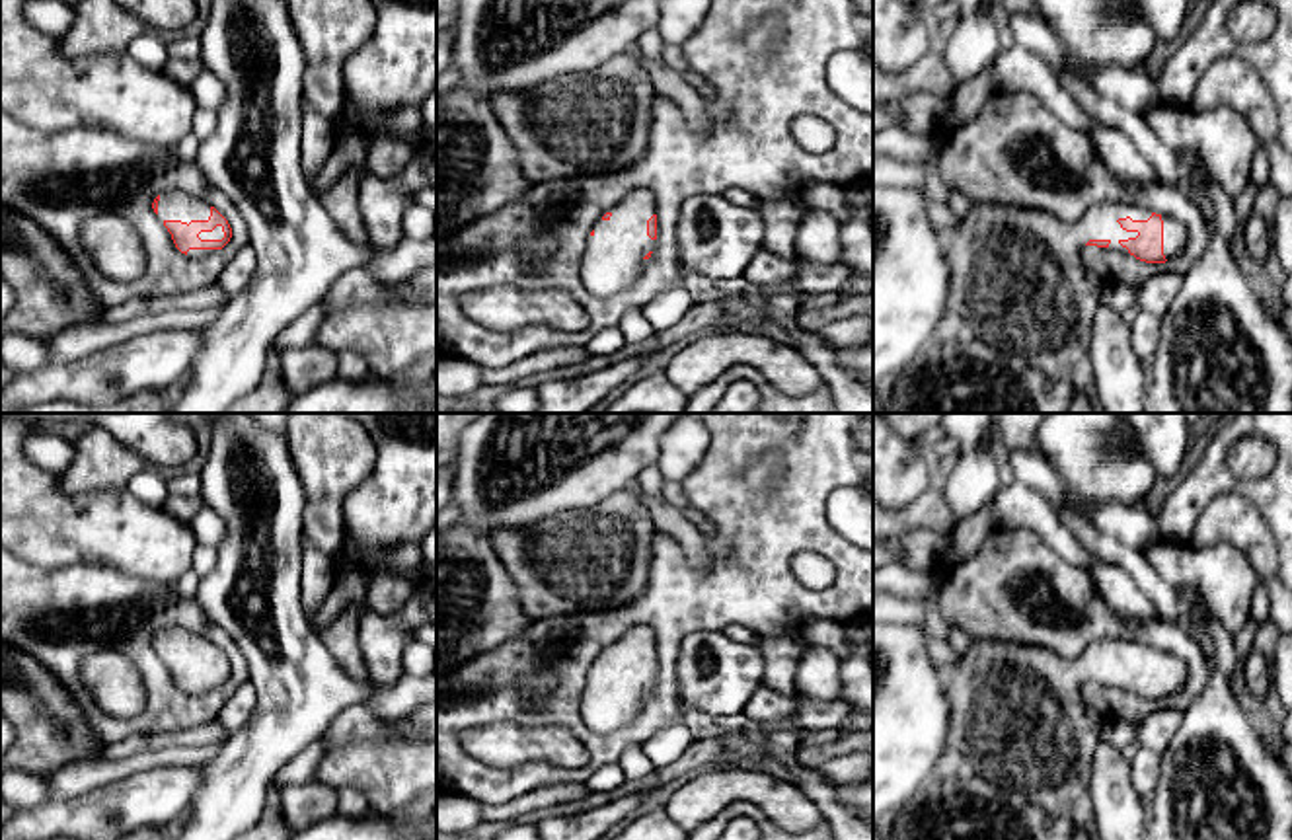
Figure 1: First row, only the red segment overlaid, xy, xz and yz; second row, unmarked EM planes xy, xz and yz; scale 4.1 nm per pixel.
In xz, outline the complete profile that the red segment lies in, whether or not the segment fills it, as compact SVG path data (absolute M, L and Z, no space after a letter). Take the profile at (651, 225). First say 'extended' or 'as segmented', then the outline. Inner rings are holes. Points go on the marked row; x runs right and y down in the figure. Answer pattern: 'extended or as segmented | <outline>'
extended | M637 189L602 216L590 232L581 261L581 279L589 292L606 298L626 290L651 257L657 240L655 201L649 189Z

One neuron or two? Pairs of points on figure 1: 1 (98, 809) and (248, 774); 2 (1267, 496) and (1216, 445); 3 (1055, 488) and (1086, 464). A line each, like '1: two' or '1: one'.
1: two
2: one
3: two

